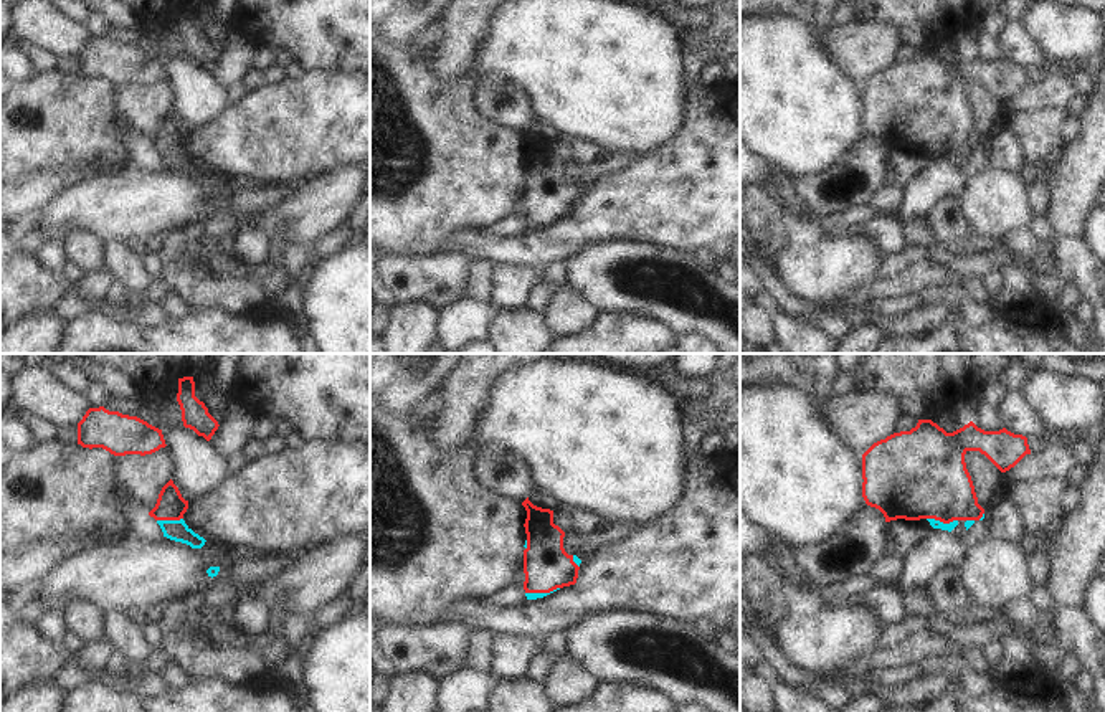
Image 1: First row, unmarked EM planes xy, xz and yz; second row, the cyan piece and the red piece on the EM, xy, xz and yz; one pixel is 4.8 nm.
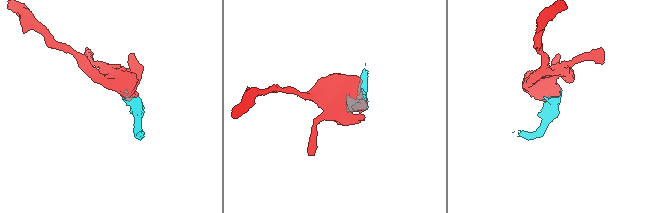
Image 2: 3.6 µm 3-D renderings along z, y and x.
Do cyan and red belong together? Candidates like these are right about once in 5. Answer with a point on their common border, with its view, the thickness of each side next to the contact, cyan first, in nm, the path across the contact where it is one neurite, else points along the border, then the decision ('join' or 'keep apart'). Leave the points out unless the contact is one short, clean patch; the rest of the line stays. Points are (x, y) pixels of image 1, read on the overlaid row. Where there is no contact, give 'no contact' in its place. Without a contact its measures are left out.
meets cyan in yz at (942, 522); 50 nm thick on the cyan side, 420 nm on the other; runs through yz (935, 524), (942, 522), (942, 493), (924, 474); join

